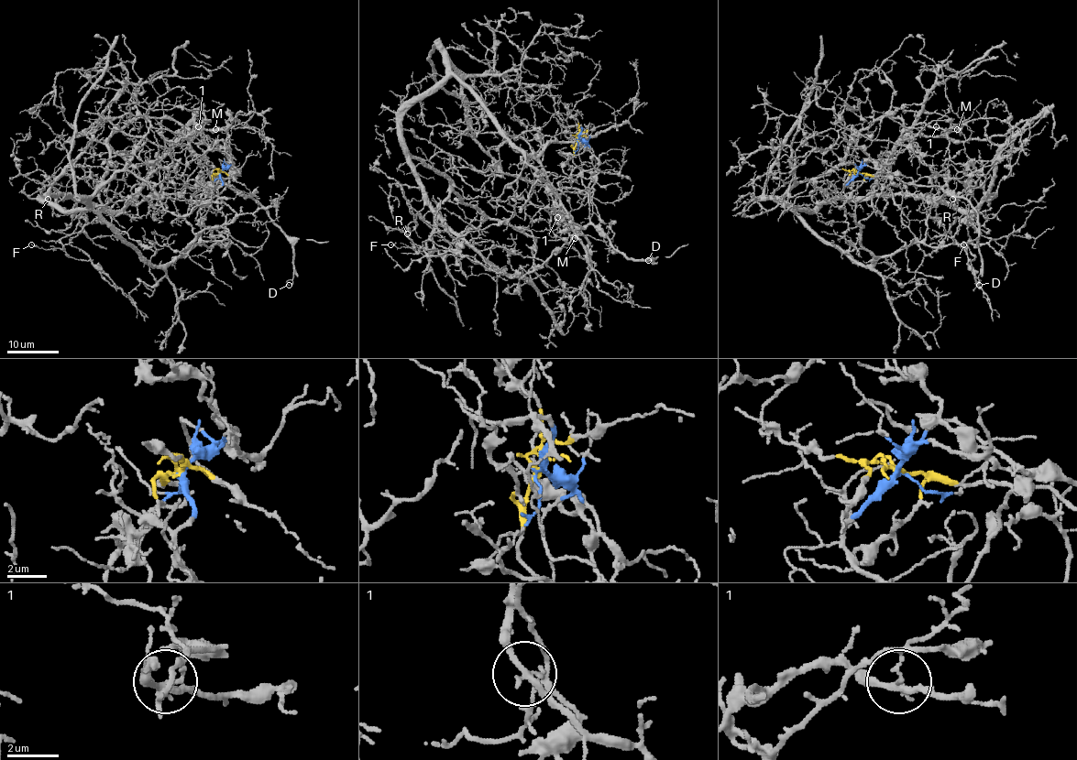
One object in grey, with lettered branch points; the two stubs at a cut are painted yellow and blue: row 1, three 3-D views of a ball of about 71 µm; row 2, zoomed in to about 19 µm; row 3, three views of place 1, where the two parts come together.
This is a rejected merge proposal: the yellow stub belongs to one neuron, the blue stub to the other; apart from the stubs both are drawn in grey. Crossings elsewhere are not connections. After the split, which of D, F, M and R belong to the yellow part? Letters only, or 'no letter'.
D, F

